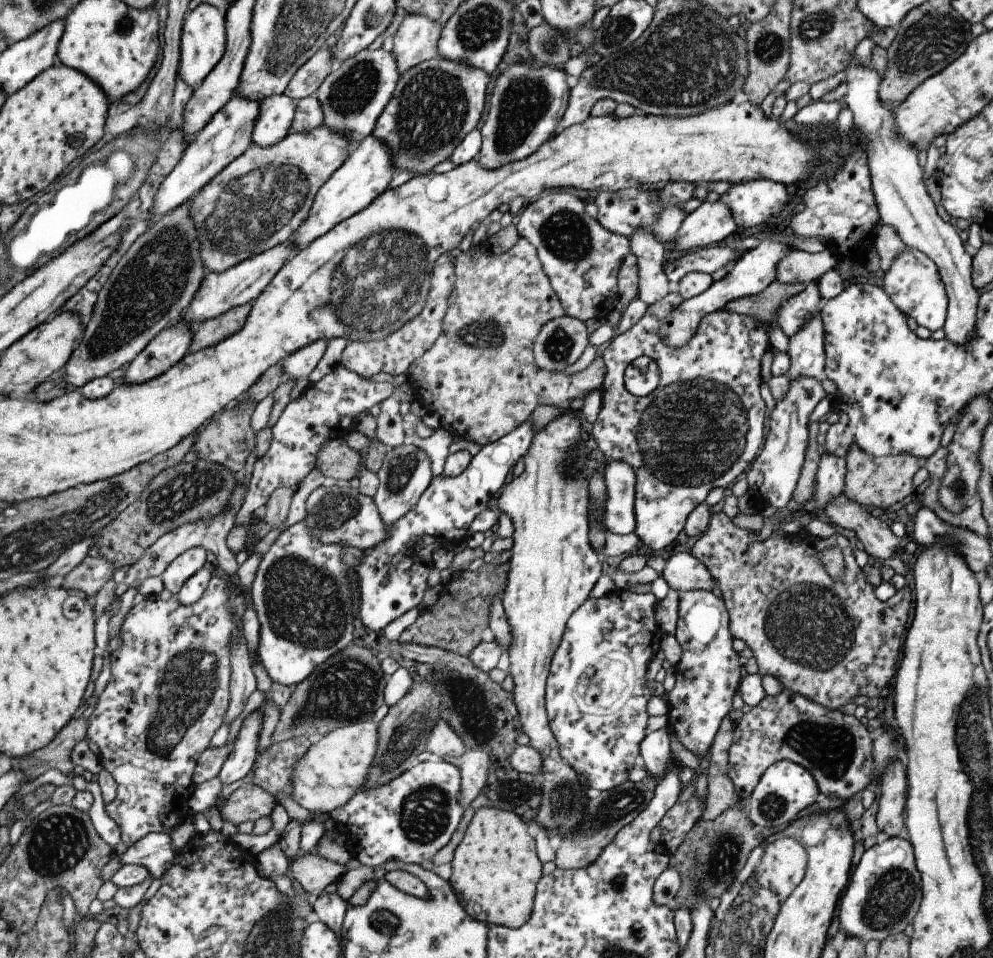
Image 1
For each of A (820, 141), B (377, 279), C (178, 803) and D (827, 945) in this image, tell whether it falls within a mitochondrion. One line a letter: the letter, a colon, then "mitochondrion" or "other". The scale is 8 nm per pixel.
A: other
B: mitochondrion
C: other
D: other

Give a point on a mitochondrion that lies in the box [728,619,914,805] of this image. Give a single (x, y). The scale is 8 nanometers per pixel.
(826, 748)

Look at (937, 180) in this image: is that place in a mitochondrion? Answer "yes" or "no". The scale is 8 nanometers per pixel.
no

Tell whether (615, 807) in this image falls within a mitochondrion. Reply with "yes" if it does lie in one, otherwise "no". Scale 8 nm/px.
yes

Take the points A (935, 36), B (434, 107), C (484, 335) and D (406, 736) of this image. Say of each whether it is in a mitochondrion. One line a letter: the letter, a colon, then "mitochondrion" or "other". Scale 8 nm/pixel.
A: mitochondrion
B: mitochondrion
C: mitochondrion
D: mitochondrion

